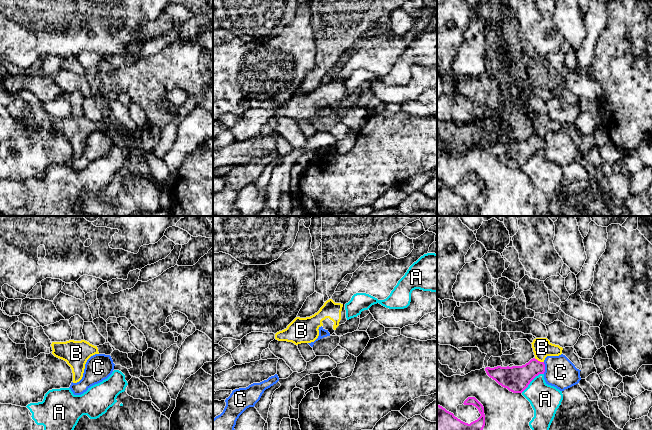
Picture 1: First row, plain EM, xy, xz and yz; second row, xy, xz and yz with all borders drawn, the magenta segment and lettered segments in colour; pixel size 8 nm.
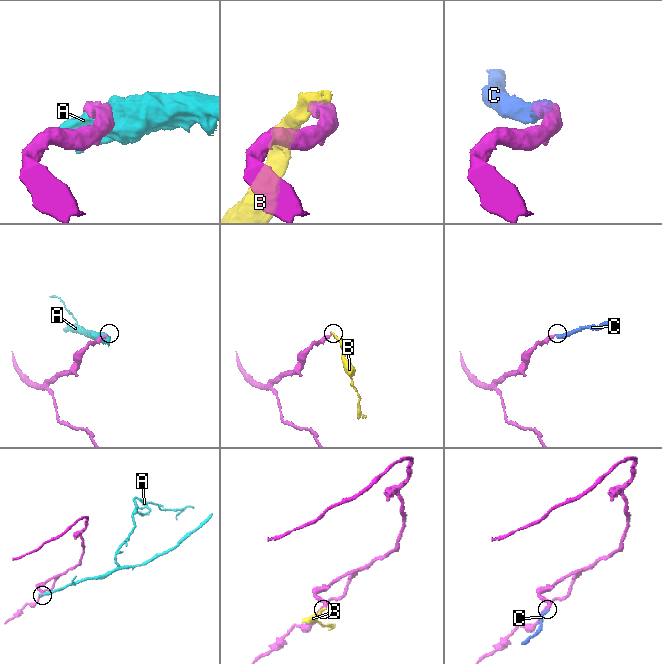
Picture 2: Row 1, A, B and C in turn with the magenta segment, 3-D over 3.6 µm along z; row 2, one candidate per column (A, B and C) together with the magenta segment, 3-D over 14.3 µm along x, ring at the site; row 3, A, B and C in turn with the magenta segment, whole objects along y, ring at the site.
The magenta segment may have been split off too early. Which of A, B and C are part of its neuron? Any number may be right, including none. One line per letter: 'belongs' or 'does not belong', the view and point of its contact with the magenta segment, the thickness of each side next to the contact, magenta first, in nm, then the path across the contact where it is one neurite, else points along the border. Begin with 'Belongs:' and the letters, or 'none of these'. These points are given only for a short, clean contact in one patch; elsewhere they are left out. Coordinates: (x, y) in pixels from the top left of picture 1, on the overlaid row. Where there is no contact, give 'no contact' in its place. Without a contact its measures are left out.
Belongs: C
A: does not belong | yz (531, 380) | 220/240 nm
B: does not belong | yz (539, 361) | 220/150 nm | along yz (534, 358), (543, 362)
C: belongs | yz (544, 368) | 220/240 nm | across yz (516, 379), (533, 368), (544, 368), (555, 368), (560, 372)

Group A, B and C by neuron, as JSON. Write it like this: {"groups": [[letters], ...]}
{"groups": [["A"], ["B"], ["C"]]}

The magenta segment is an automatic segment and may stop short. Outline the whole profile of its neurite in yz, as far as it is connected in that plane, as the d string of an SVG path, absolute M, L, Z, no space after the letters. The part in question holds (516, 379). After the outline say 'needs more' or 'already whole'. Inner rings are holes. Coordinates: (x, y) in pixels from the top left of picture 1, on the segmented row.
M563 354L547 356L543 362L533 358L522 366L486 367L485 371L490 378L513 393L522 393L539 374L544 375L546 384L560 391L578 384L581 380L581 370Z | needs more

